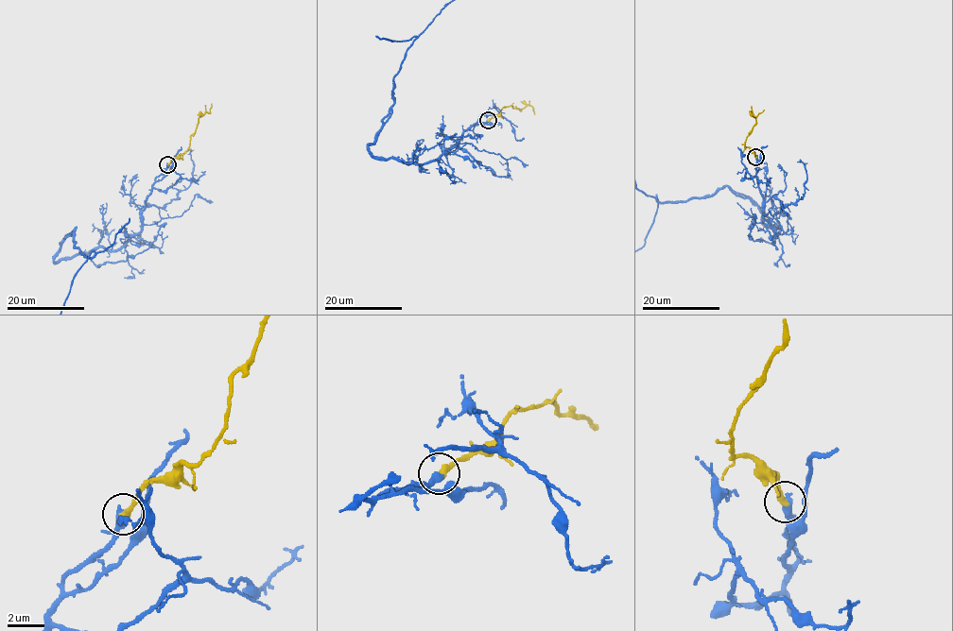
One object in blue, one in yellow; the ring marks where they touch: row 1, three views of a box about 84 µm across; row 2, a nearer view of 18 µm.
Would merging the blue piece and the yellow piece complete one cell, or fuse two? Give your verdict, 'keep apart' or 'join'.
join

